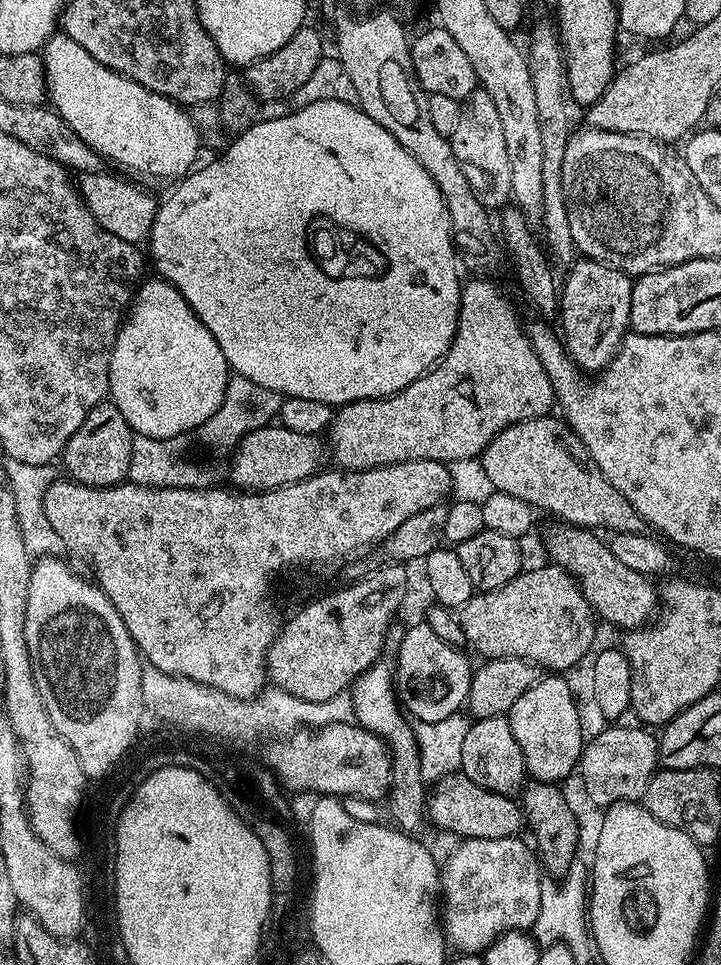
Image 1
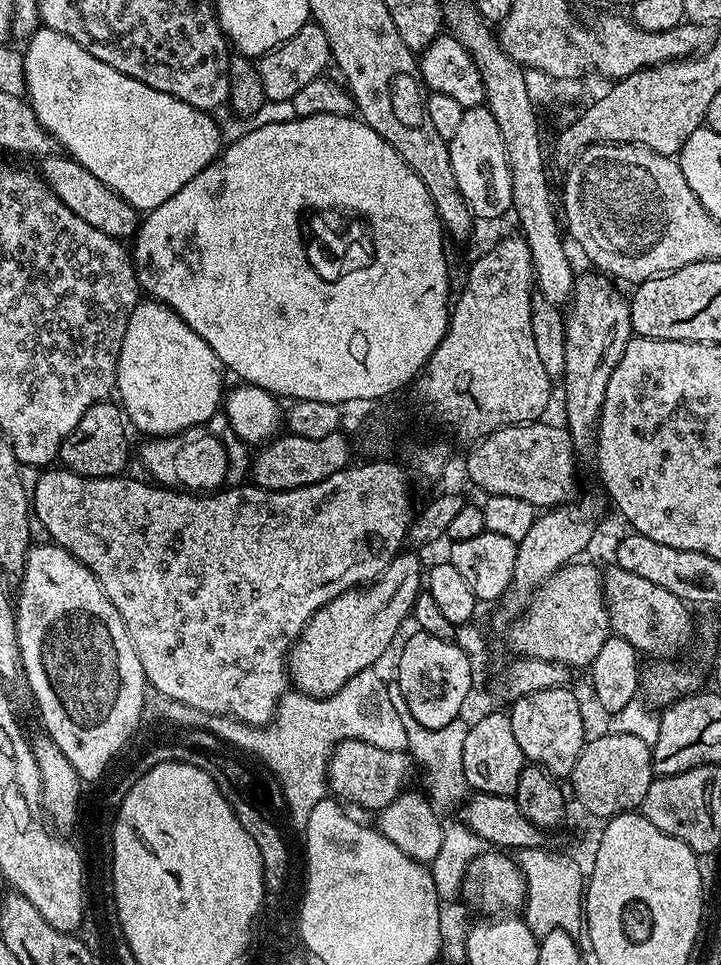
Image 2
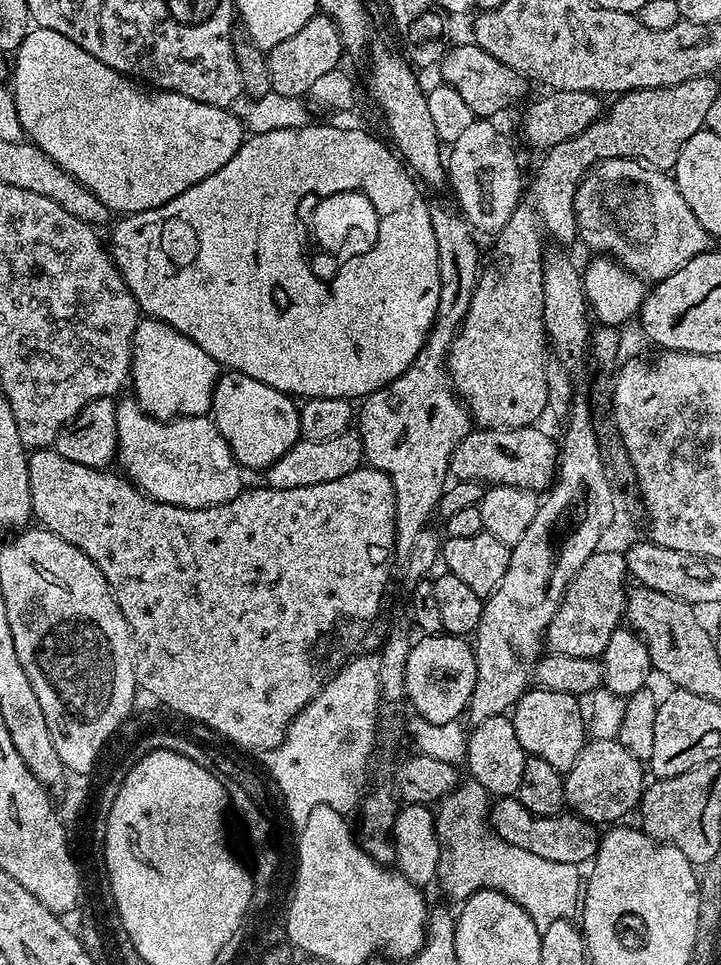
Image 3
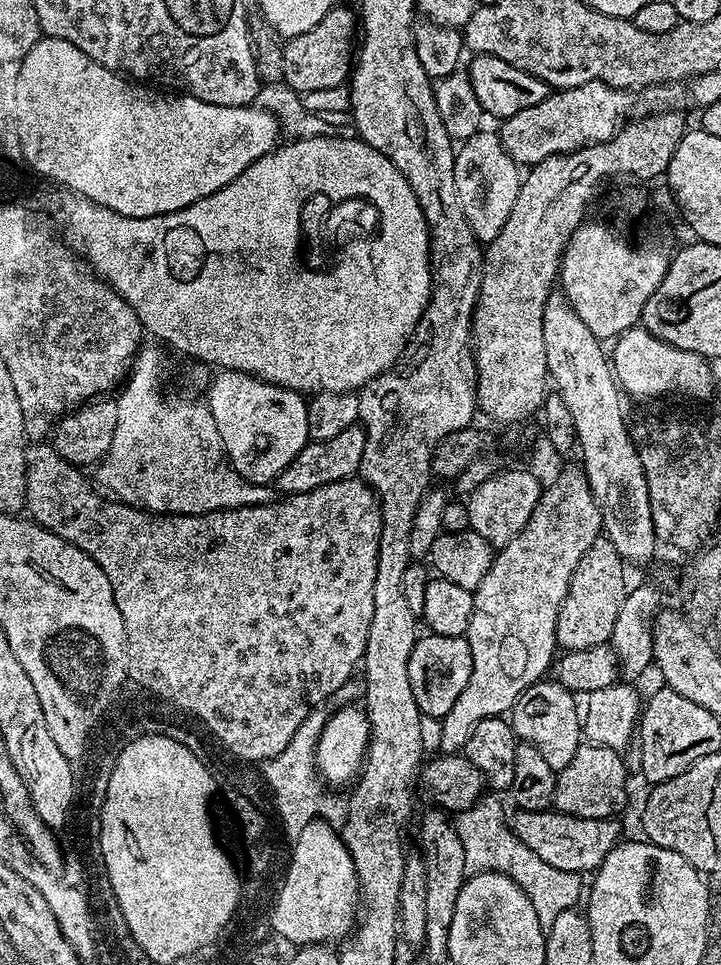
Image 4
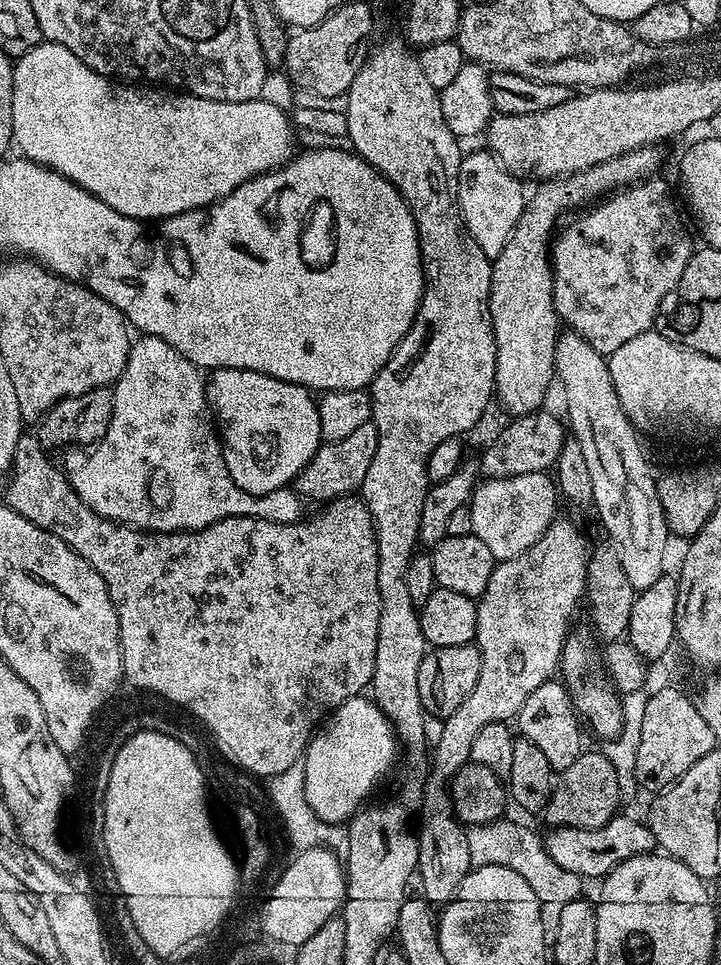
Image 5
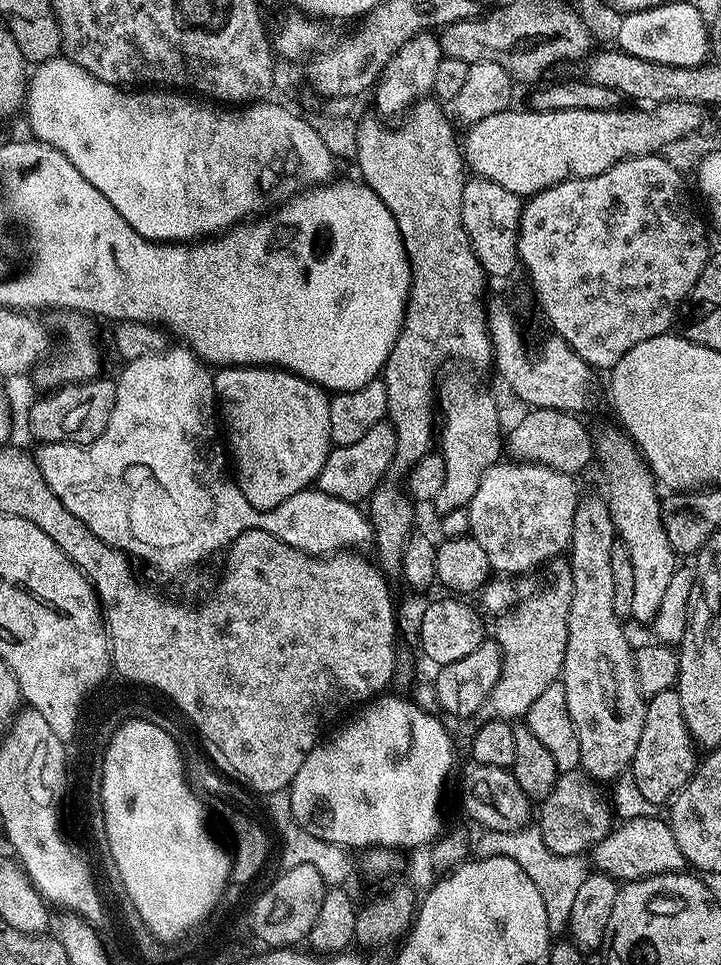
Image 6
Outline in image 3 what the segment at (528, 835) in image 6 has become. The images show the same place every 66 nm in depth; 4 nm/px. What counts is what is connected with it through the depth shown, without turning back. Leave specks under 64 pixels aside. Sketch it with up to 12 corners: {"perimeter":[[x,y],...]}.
{"perimeter":[[474,779],[434,814],[438,885],[503,891],[542,934],[571,919],[581,869],[503,841]]}

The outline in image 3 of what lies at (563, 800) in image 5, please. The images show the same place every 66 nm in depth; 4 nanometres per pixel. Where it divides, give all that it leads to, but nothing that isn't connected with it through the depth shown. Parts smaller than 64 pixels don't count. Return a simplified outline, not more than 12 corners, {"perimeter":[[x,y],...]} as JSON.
{"perimeter":[[589,739],[564,802],[597,826],[637,811],[646,768],[615,739]]}

